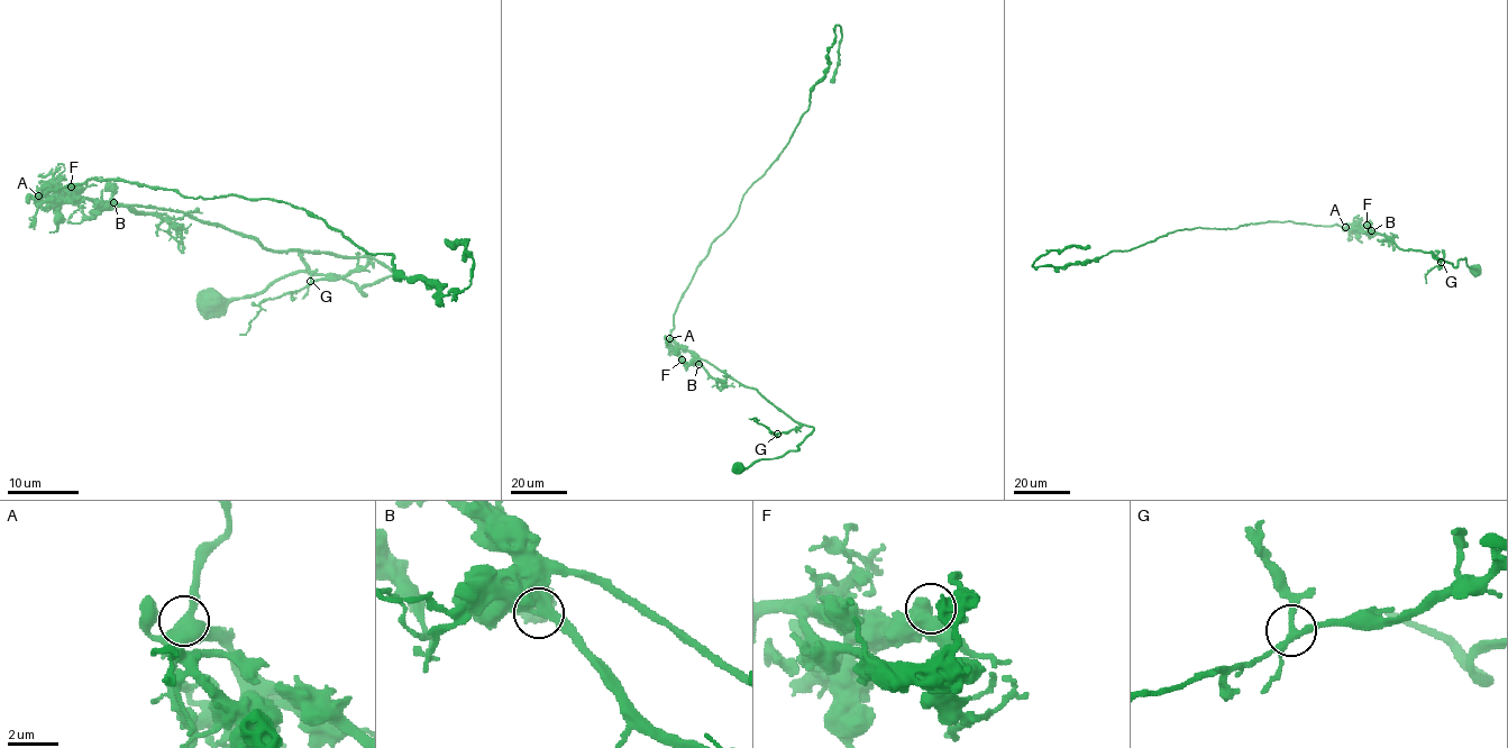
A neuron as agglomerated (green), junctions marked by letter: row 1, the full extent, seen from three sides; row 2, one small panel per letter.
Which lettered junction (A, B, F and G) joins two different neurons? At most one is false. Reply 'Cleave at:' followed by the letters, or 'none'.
Cleave at: none

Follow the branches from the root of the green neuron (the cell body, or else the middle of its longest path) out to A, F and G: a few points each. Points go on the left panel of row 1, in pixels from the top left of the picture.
A: (212, 302), (298, 272), (364, 295), (401, 274), (266, 251), (182, 211), (38, 195)
F: (212, 302), (298, 272), (336, 274), (364, 295), (401, 274), (266, 251), (182, 211), (87, 217), (71, 186)
G: (212, 302), (254, 297), (298, 272), (336, 274), (364, 295), (365, 286), (401, 274), (376, 262), (310, 281)

